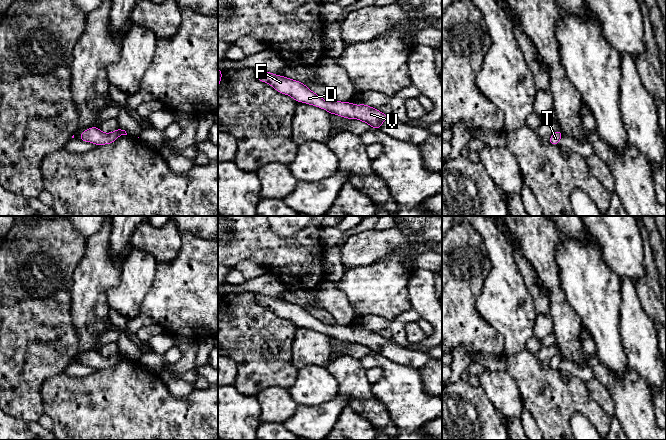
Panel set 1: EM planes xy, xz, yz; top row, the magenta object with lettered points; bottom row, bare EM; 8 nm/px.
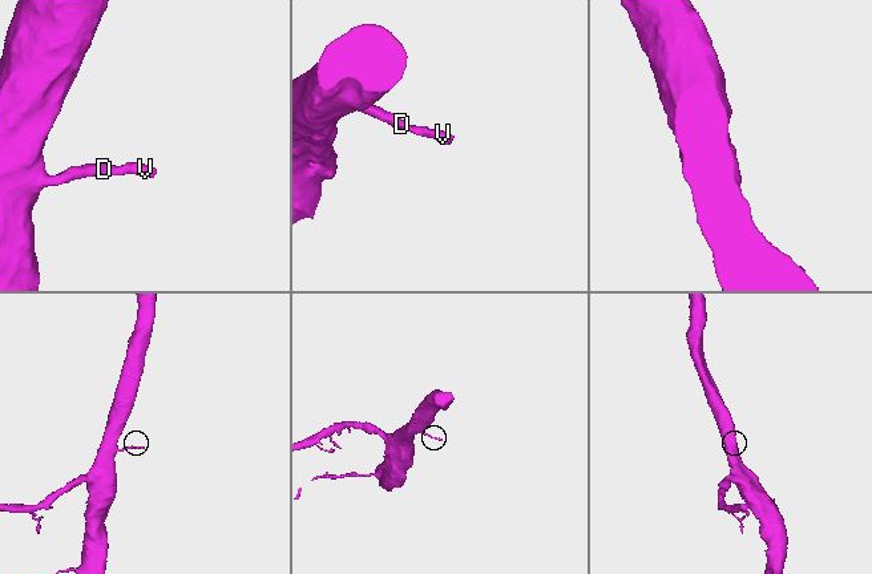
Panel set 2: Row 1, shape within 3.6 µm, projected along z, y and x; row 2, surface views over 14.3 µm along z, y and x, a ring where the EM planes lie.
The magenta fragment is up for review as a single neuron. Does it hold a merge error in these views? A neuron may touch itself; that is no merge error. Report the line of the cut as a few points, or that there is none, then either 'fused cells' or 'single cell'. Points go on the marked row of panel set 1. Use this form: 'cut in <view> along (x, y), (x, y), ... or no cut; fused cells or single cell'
no cut; single cell

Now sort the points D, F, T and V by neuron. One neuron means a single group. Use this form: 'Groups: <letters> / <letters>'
Groups: D F T V

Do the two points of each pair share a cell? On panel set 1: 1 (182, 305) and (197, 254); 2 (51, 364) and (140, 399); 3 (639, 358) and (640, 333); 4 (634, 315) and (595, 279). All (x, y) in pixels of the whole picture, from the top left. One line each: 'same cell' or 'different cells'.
1: same cell
2: different cells
3: same cell
4: different cells

